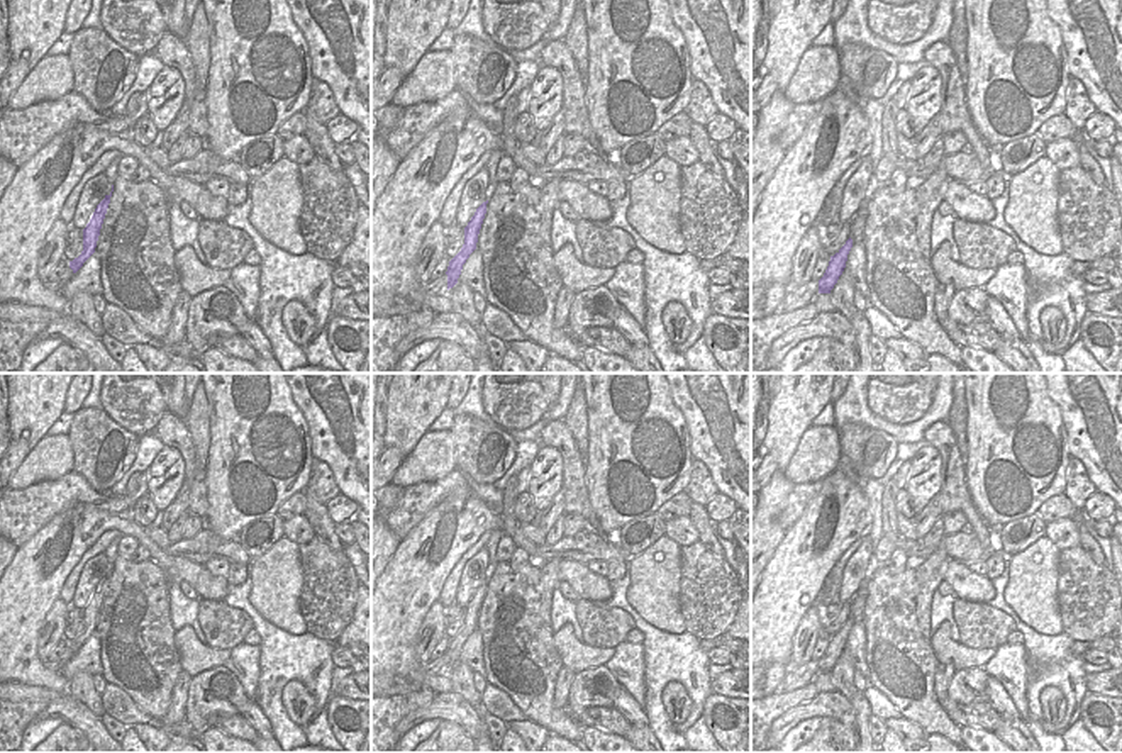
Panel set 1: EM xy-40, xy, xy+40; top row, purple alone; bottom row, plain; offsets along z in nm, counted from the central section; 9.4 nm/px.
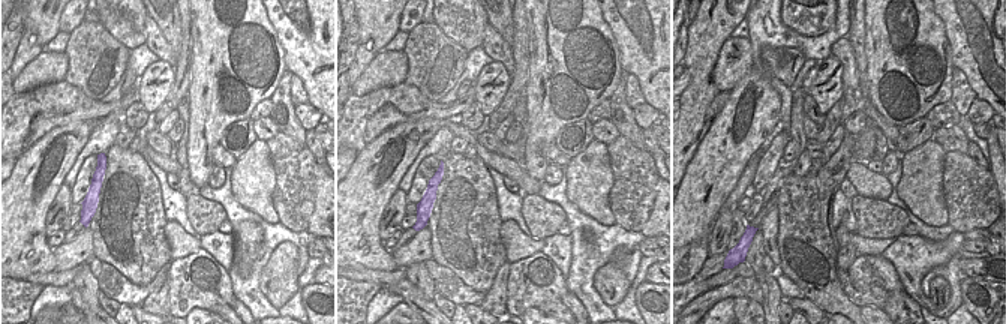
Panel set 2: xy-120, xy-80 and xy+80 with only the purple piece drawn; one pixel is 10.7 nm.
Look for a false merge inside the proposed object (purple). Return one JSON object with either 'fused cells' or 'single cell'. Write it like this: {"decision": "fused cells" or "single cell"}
{"decision": "single cell"}

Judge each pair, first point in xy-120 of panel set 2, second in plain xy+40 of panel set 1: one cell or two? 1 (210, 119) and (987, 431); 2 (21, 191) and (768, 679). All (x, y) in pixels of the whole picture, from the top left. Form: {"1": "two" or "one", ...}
{"1": "one", "2": "two"}

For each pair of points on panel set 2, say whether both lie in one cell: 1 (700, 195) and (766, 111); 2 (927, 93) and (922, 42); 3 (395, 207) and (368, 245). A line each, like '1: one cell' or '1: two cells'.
1: one cell
2: one cell
3: two cells

